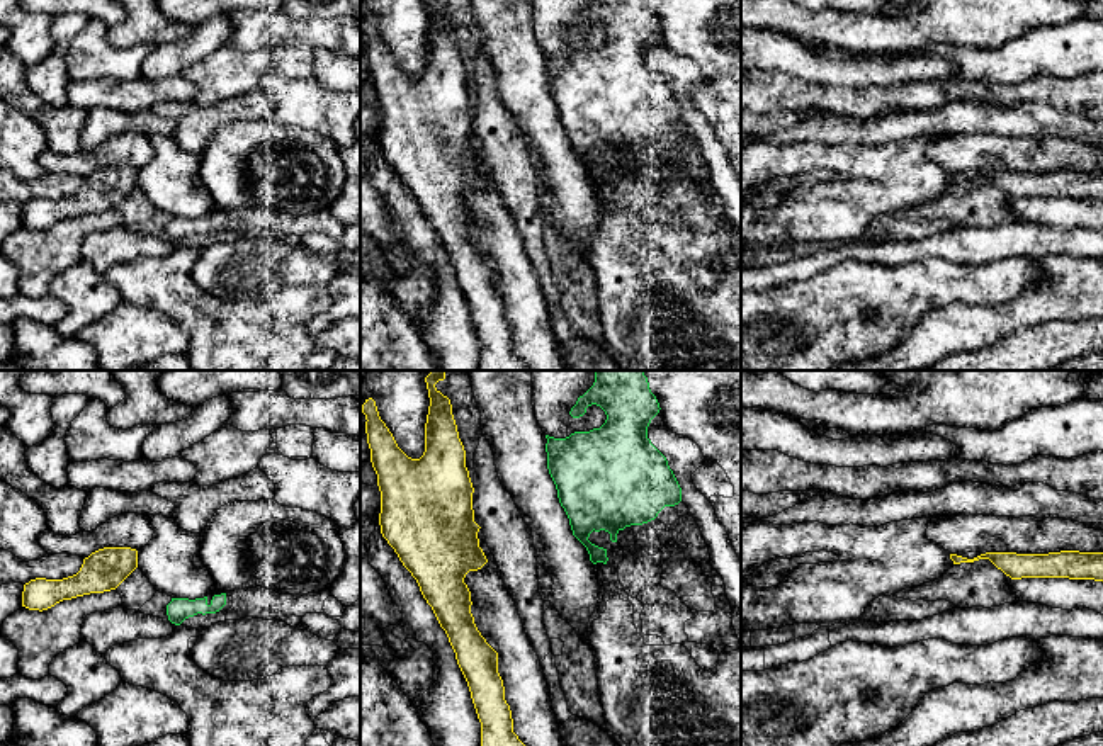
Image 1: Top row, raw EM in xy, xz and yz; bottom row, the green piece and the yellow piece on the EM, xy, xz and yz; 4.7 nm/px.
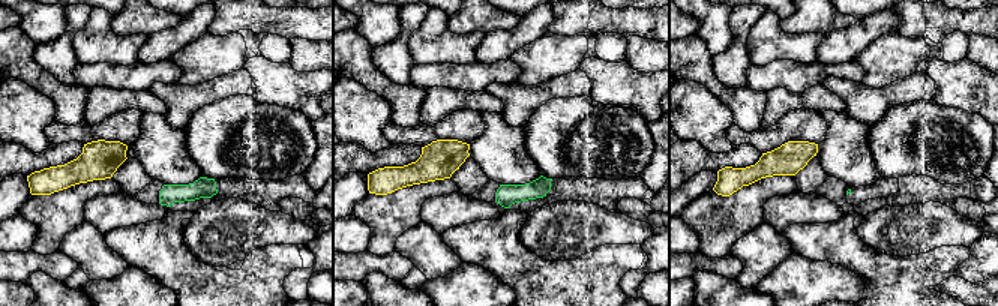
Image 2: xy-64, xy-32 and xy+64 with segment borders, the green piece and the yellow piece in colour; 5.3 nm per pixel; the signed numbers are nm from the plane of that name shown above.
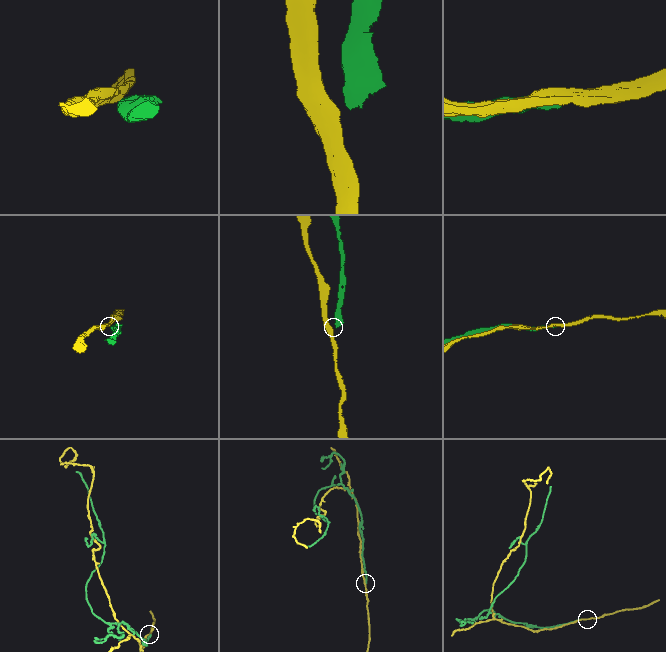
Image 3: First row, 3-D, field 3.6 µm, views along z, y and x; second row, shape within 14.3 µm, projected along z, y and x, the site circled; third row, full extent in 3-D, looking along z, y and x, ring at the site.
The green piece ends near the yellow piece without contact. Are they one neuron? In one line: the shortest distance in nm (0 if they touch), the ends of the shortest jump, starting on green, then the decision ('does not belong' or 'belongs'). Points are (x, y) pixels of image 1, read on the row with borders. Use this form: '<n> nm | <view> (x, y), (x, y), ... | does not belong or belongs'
220 nm | xy (172, 599), (136, 566) | does not belong

